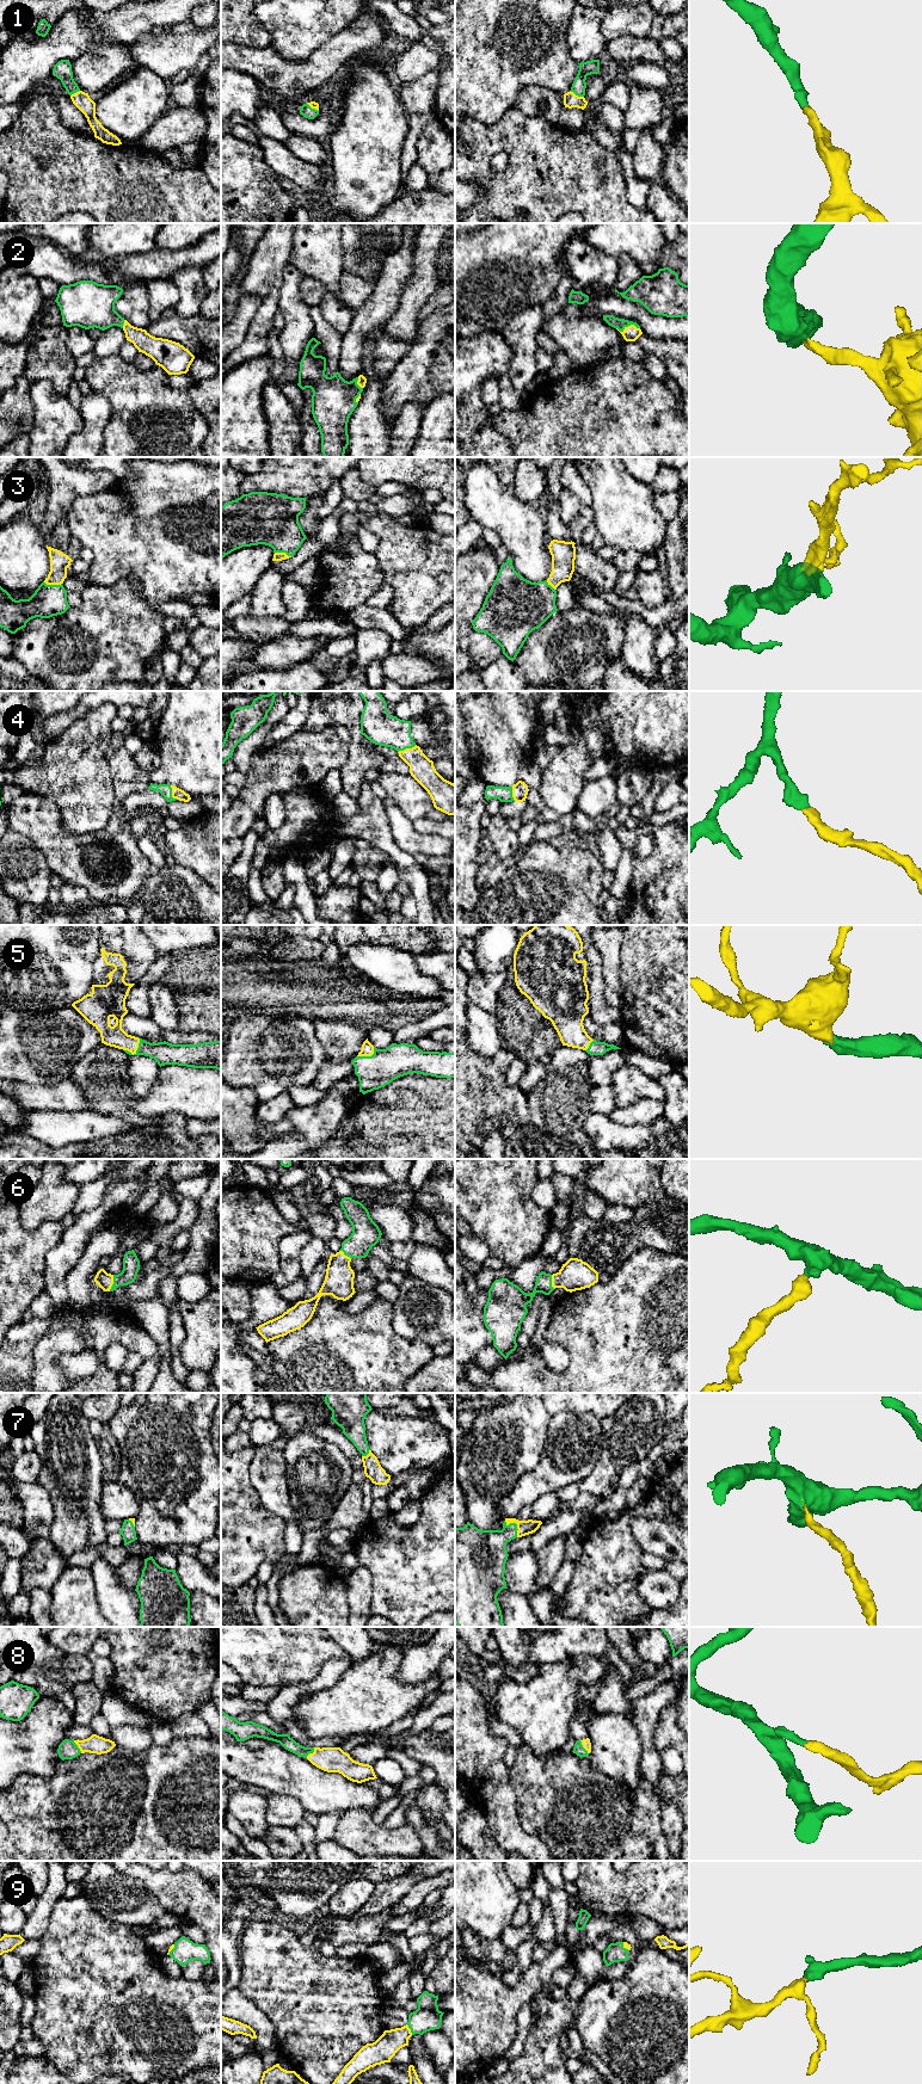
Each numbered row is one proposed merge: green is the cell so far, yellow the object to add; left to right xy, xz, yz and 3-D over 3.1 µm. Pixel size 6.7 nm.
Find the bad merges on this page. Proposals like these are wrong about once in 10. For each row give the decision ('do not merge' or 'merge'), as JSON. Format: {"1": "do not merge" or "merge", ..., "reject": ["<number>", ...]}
{"1": "merge", "2": "merge", "3": "merge", "4": "merge", "5": "merge", "6": "merge", "7": "merge", "8": "merge", "9": "merge", "reject": []}

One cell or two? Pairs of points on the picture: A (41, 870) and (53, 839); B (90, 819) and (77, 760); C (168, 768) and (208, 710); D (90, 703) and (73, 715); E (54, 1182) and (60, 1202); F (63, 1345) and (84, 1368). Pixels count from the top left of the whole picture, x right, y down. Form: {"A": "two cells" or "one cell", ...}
{"A": "two cells", "B": "one cell", "C": "one cell", "D": "one cell", "E": "one cell", "F": "two cells"}

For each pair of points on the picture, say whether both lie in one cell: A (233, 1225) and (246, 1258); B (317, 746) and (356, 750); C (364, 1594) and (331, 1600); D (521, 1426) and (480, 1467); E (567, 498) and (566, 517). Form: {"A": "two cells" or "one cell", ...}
{"A": "one cell", "B": "two cells", "C": "two cells", "D": "one cell", "E": "one cell"}

